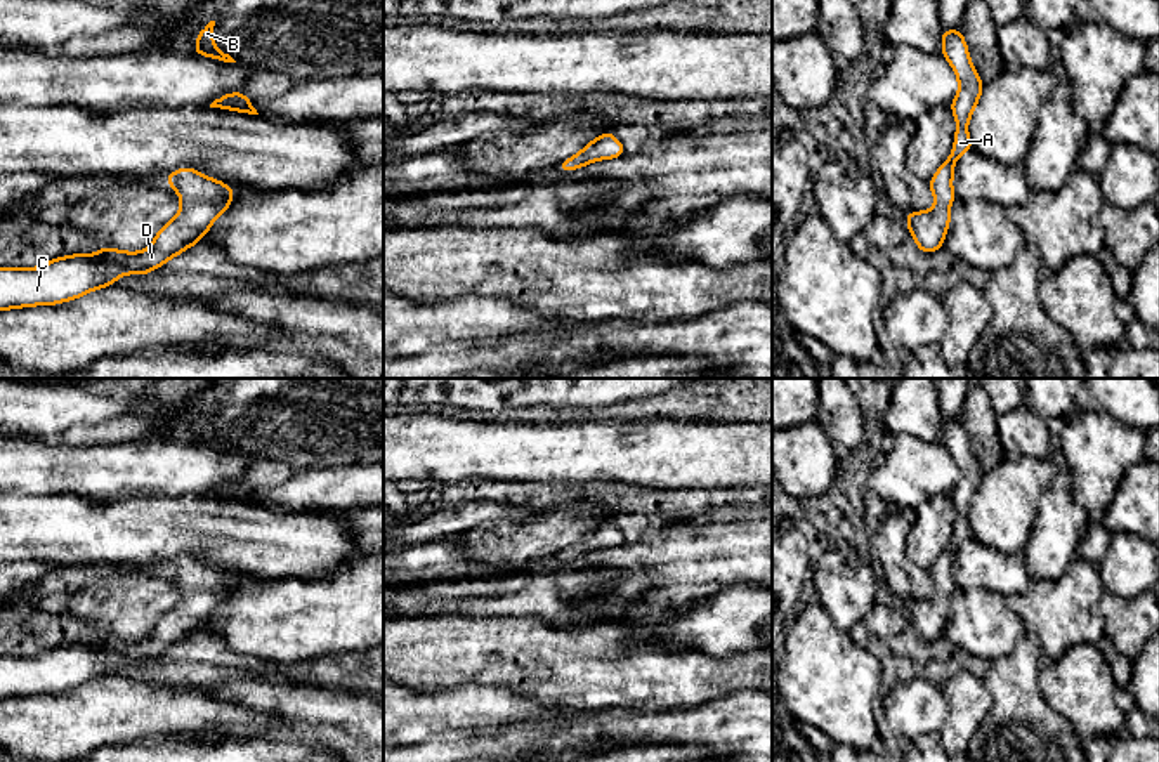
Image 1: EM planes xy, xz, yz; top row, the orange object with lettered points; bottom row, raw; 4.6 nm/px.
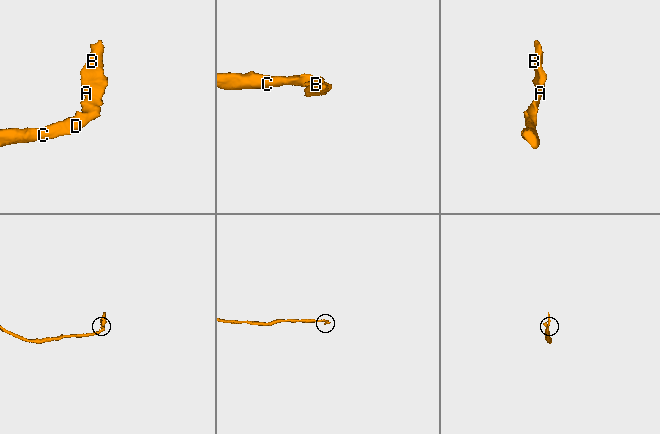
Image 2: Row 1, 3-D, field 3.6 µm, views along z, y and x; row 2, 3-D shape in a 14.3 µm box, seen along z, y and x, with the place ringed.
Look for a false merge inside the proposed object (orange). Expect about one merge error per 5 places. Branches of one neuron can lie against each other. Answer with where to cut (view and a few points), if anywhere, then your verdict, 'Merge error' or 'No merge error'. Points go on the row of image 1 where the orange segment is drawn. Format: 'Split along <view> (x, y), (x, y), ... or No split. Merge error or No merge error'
No split. No merge error

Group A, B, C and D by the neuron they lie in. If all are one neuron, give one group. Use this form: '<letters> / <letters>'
A B C D

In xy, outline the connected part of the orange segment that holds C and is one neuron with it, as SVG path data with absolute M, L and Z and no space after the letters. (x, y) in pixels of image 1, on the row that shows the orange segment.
M189 167L172 172L165 182L177 191L182 205L147 250L99 248L94 255L66 255L33 269L0 267L0 311L61 304L113 286L123 274L149 274L200 243L234 198L231 186Z

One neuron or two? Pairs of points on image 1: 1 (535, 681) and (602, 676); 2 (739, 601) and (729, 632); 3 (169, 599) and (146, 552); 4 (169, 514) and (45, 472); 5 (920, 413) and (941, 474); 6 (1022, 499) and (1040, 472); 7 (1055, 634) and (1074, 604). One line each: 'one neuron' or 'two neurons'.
1: one neuron
2: one neuron
3: two neurons
4: two neurons
5: two neurons
6: one neuron
7: one neuron

